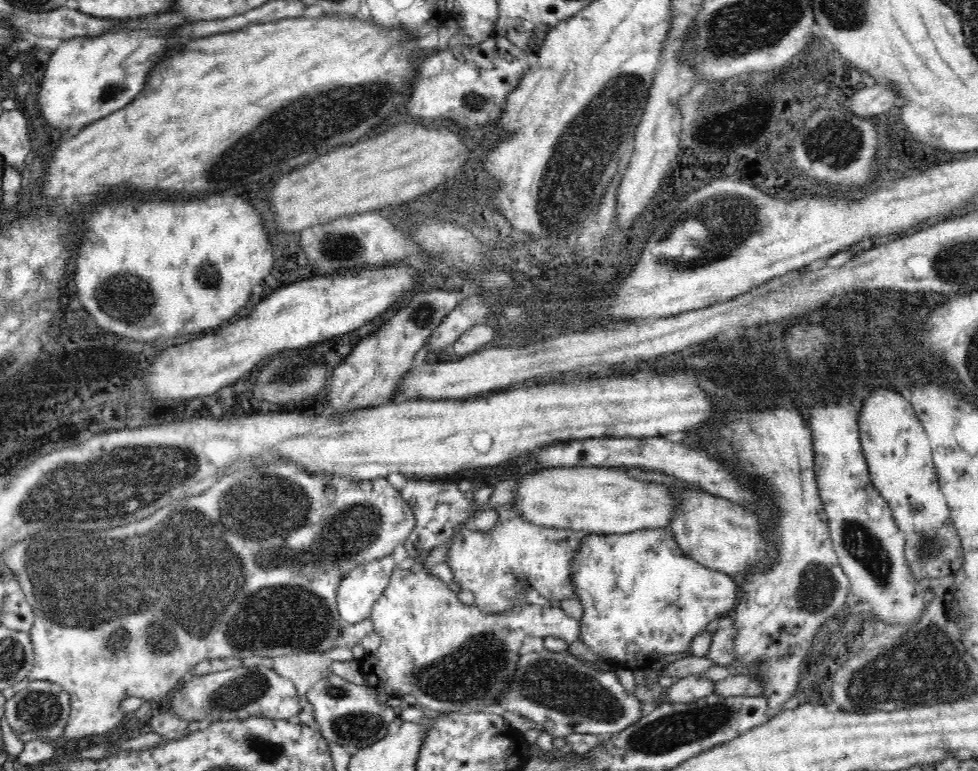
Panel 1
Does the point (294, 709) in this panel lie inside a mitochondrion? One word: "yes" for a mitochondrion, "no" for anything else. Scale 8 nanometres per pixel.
no

